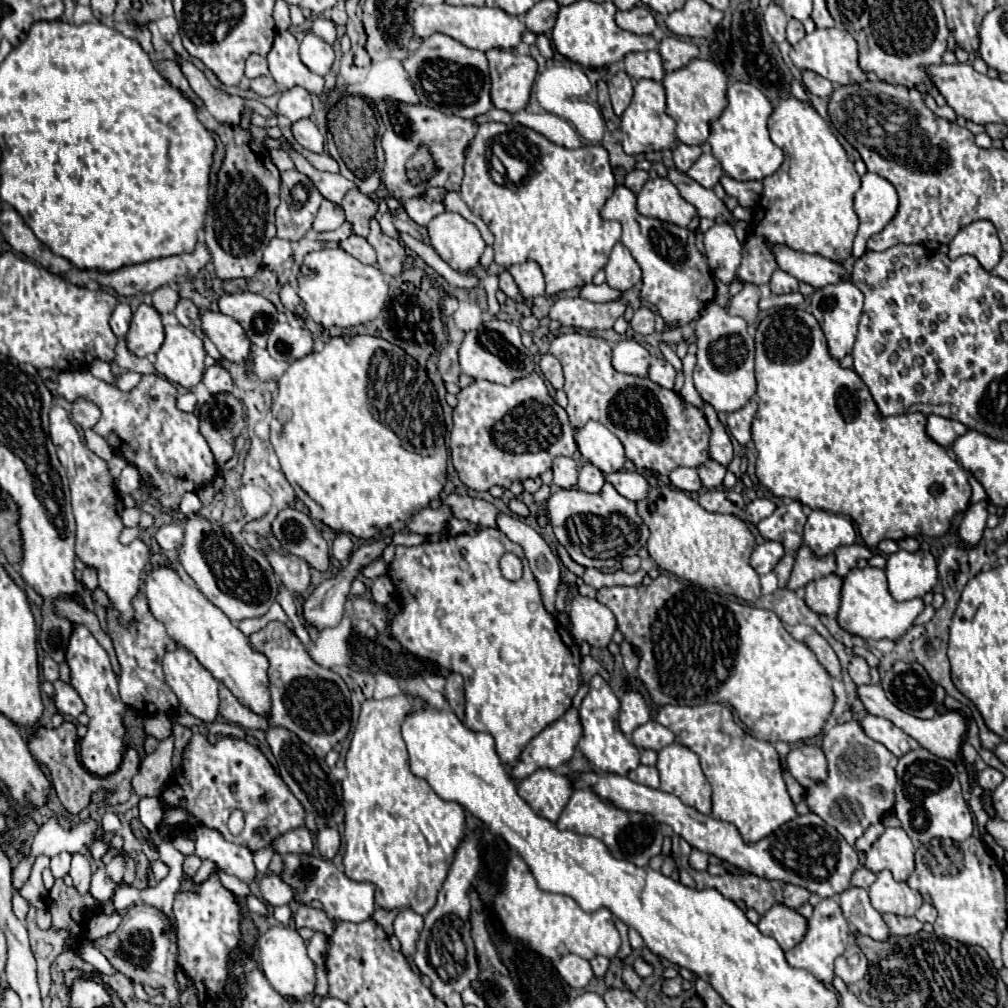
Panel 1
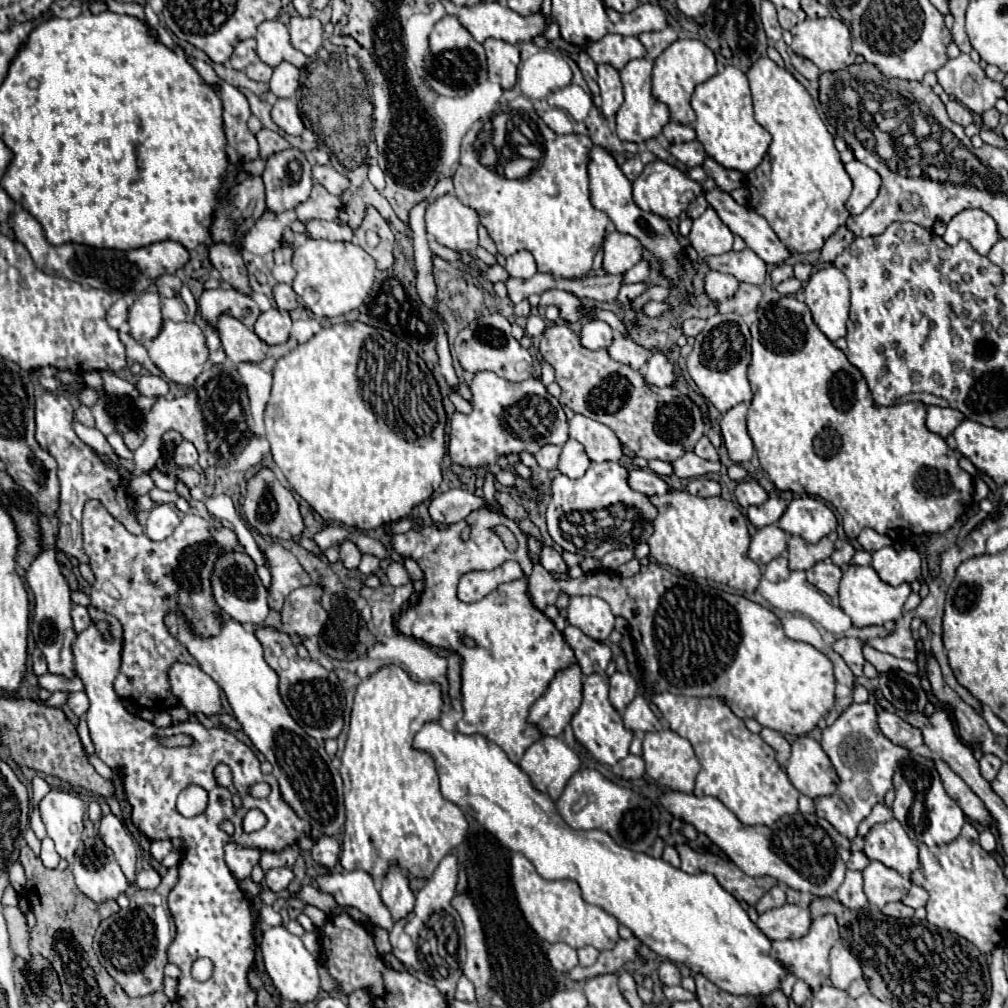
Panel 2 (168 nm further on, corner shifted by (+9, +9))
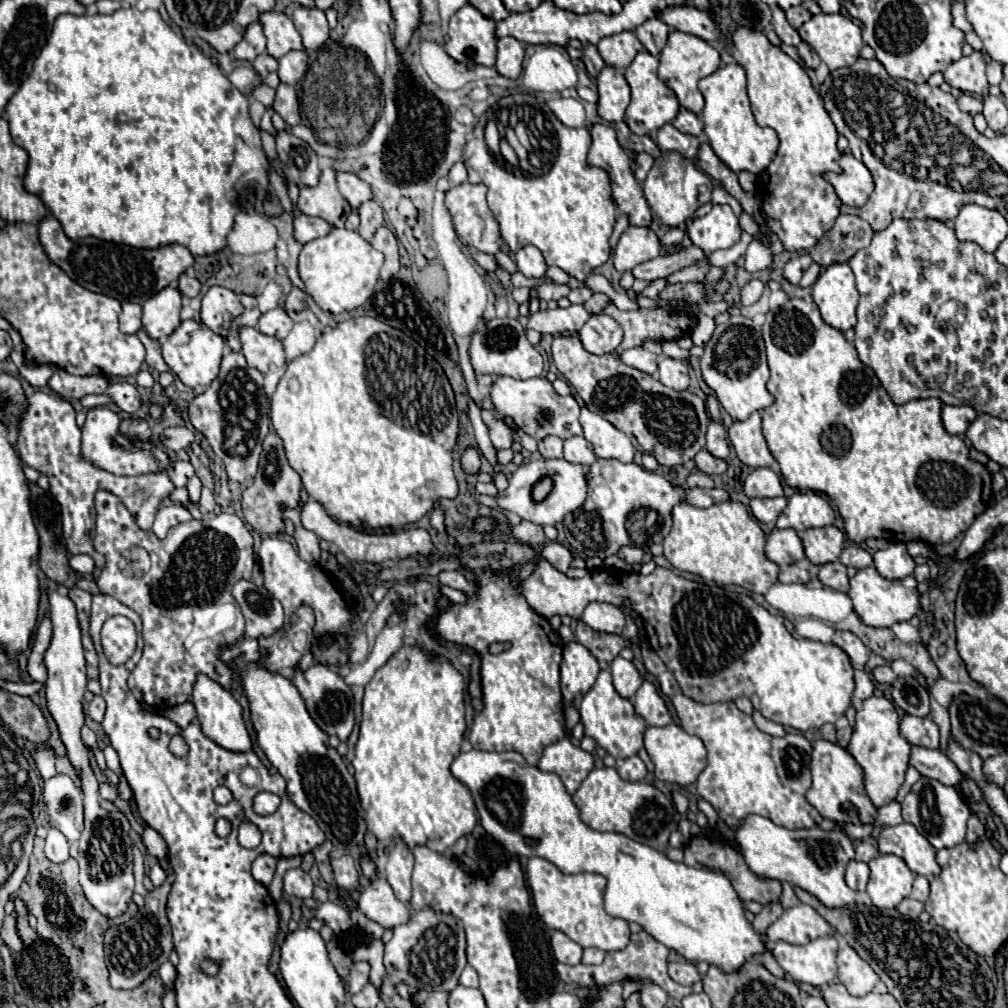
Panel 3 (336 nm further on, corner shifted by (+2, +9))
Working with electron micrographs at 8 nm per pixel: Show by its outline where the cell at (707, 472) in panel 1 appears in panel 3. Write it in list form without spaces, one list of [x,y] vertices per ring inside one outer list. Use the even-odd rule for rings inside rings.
[[[710,421],[708,433],[706,433],[706,449],[714,457],[718,457],[718,459],[726,459],[730,455],[730,447],[728,447],[728,439],[726,439],[726,429],[724,429],[722,423]]]

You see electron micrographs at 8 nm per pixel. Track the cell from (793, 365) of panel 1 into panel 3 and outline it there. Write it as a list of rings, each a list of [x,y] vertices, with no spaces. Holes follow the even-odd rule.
[[[788,299],[784,307],[766,315],[762,337],[770,367],[768,391],[774,395],[774,403],[762,411],[768,449],[780,463],[786,485],[826,493],[836,503],[850,541],[864,543],[870,537],[884,537],[900,543],[950,543],[988,507],[992,475],[968,457],[968,447],[960,437],[946,433],[940,419],[942,401],[916,399],[894,405],[874,371],[858,359],[854,343],[848,343],[842,331],[826,325],[814,303]]]

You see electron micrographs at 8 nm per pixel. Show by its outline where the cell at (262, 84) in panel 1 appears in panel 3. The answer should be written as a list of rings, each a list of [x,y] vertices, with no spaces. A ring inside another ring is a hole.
[[[262,53],[262,55],[258,55],[258,57],[254,59],[252,67],[254,67],[254,69],[260,73],[260,77],[264,77],[264,75],[268,75],[268,73],[276,71],[276,67],[278,67],[278,61],[276,61],[274,57],[270,57],[268,53]]]

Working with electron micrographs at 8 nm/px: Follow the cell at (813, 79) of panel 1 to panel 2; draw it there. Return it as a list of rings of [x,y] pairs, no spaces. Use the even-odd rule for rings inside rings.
[[[791,53],[791,65],[793,65],[801,75],[805,75],[809,81],[817,81],[819,75],[821,75],[821,71],[819,71],[809,59],[805,59],[805,57],[797,55],[797,53]]]

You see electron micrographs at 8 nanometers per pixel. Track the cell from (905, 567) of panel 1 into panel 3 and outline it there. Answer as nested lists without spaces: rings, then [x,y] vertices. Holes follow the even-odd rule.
[[[892,543],[888,549],[874,553],[874,567],[886,579],[904,579],[914,573],[916,563],[904,543]]]

